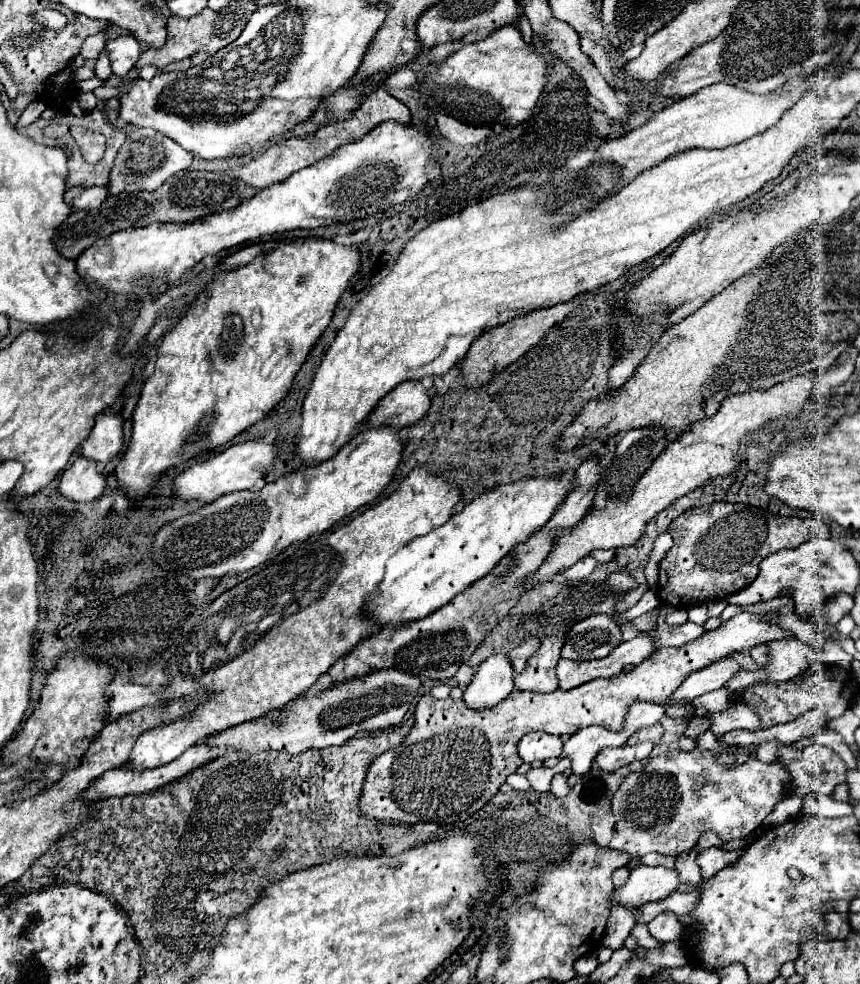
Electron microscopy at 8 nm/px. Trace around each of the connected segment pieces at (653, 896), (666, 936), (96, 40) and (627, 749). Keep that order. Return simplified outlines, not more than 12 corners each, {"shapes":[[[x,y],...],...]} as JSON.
{"shapes":[[[637,867],[611,901],[641,907],[679,887],[677,869]],[[661,913],[647,925],[663,943],[677,941],[683,925],[673,913]],[[107,31],[83,41],[81,55],[95,59],[103,51]],[[653,743],[621,745],[599,751],[601,771],[617,771],[645,759]]]}

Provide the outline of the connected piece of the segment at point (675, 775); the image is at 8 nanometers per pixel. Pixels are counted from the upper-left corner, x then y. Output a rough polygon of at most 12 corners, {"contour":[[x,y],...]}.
{"contour":[[655,757],[613,797],[611,849],[679,855],[753,833],[783,763]]}

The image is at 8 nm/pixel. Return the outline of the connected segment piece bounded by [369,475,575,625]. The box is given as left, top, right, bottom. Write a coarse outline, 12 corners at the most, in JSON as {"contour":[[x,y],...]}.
{"contour":[[569,475],[519,479],[387,561],[371,615],[443,607],[543,527]]}

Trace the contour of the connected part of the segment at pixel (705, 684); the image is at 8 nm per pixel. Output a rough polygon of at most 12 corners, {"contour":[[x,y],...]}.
{"contour":[[727,657],[691,673],[673,701],[721,689],[743,667]]}

